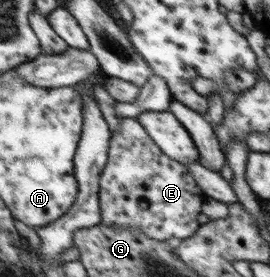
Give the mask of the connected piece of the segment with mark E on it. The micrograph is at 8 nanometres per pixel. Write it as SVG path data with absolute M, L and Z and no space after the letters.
M122 117L119 127L112 132L108 159L100 176L98 190L100 217L102 223L107 226L130 226L153 240L176 243L197 232L201 225L197 221L197 216L201 212L206 196L187 167L171 160L149 137L149 133L134 117Z

